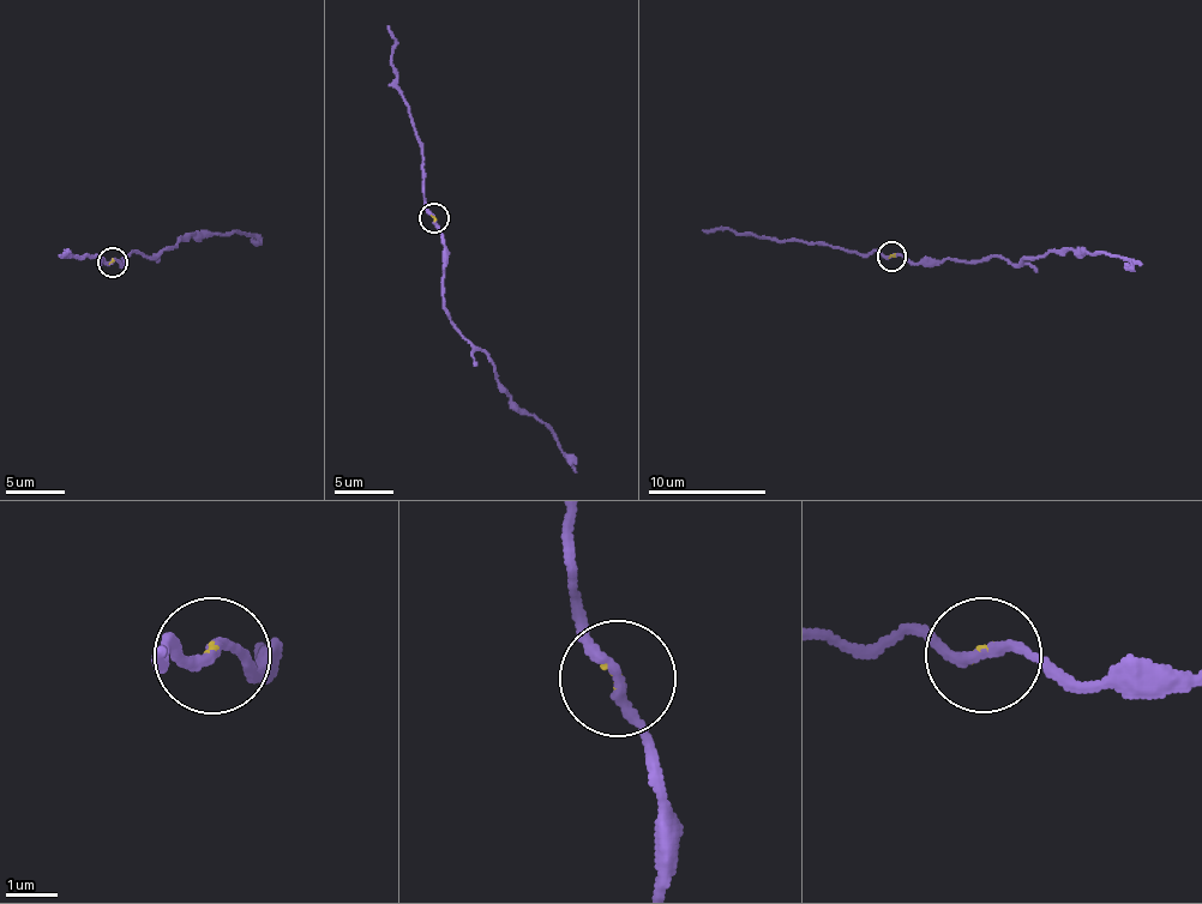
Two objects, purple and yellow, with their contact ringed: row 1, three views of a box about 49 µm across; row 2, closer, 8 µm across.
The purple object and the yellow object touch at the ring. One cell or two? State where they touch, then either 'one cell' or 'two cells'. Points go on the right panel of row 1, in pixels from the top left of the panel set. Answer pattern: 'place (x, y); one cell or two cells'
place (891, 257); two cells

